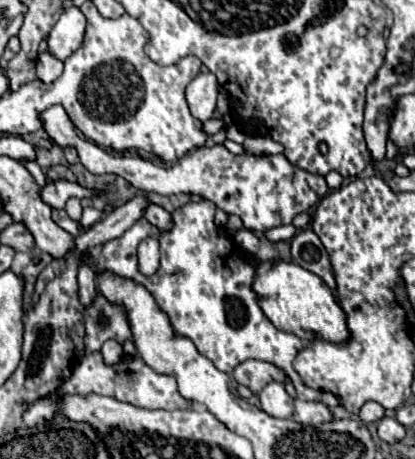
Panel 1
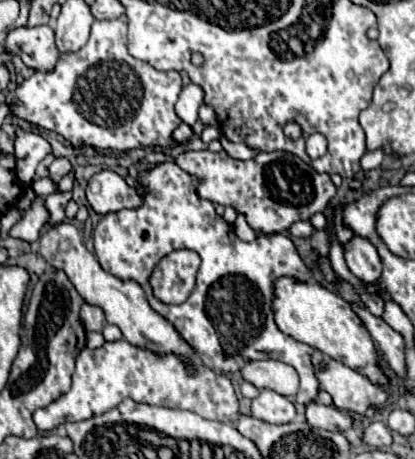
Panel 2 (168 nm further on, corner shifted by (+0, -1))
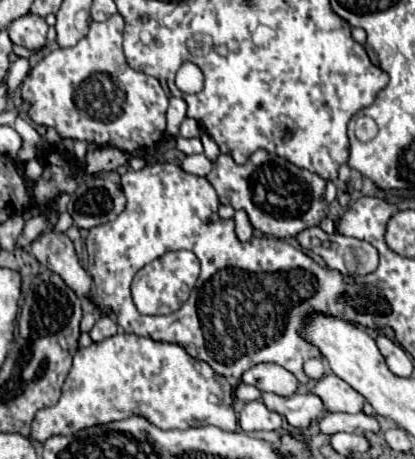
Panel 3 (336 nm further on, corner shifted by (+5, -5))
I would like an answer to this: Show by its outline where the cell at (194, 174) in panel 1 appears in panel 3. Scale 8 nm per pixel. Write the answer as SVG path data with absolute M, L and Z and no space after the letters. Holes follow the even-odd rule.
M264 150L254 152L242 166L230 160L230 156L220 154L206 178L214 186L220 204L228 204L234 210L246 210L256 230L280 240L294 238L302 230L318 226L322 218L328 216L328 204L324 202L326 180Z

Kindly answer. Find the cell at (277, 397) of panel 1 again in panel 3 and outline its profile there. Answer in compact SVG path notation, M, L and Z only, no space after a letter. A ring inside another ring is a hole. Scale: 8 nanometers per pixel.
M260 400L246 402L244 408L240 410L238 422L240 422L240 428L244 432L252 432L252 430L278 430L282 426L282 418L278 414L270 412Z

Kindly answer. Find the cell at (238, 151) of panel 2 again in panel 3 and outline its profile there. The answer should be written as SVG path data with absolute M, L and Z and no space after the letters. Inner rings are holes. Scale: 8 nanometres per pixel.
M206 133L202 134L202 145L205 156L214 162L220 154L218 145L214 142L213 138L210 138Z

